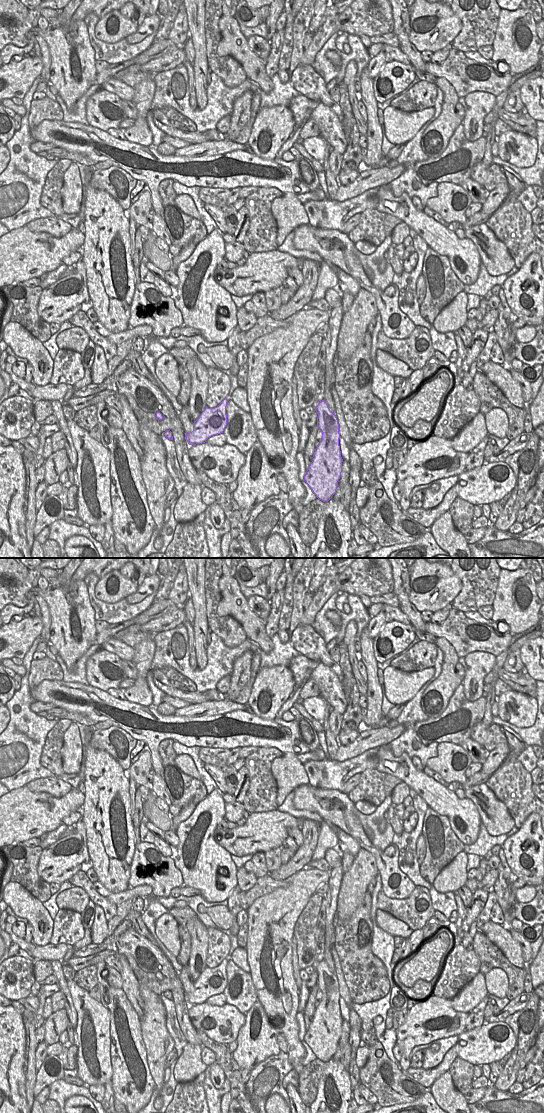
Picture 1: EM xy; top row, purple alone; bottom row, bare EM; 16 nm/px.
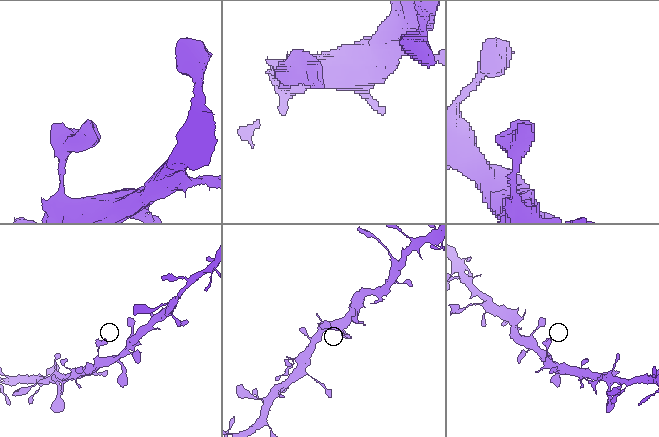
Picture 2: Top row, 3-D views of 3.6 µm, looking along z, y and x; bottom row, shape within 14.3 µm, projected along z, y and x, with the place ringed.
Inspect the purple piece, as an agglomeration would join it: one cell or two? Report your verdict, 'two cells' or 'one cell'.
one cell

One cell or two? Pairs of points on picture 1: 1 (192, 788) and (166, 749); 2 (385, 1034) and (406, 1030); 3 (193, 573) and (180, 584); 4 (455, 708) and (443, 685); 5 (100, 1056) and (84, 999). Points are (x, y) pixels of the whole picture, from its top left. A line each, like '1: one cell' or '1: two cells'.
1: one cell
2: two cells
3: two cells
4: two cells
5: one cell

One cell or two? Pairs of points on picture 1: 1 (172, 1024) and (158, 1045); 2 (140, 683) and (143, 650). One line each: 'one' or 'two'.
1: two
2: one

